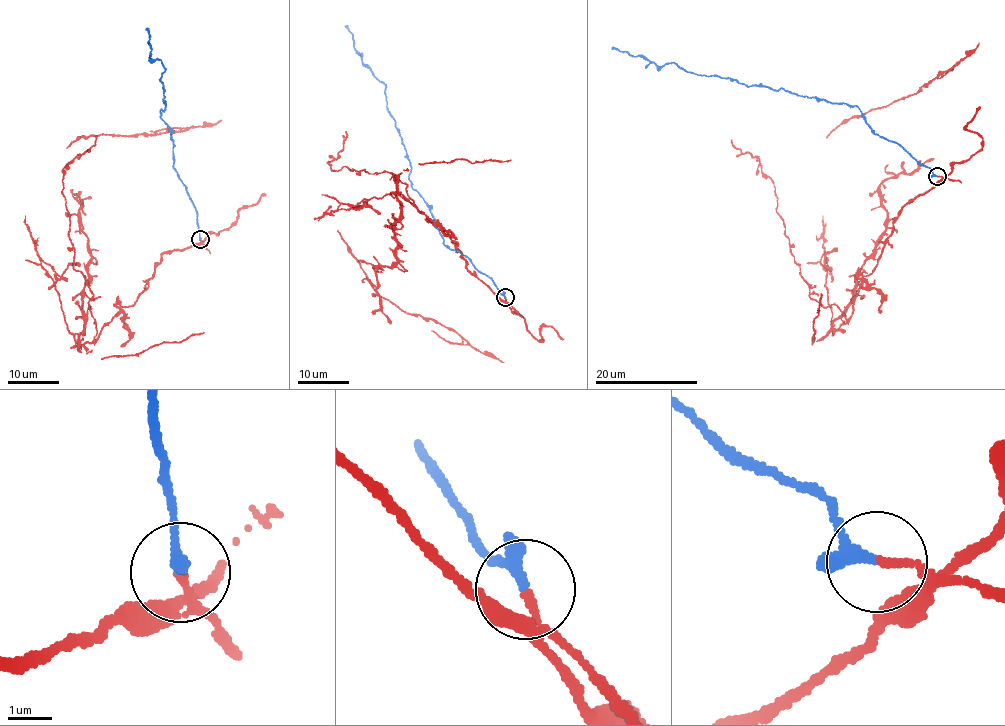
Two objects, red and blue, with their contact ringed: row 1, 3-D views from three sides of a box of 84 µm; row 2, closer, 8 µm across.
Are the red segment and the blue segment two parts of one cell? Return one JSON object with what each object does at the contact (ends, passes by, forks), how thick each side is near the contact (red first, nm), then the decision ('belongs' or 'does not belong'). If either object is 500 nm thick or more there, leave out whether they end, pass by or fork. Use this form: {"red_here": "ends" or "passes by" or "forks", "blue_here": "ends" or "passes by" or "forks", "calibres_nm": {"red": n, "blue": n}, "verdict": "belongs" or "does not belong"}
{"red_here": "ends", "blue_here": "passes by", "calibres_nm": {"red": 170, "blue": 190}, "verdict": "does not belong"}

